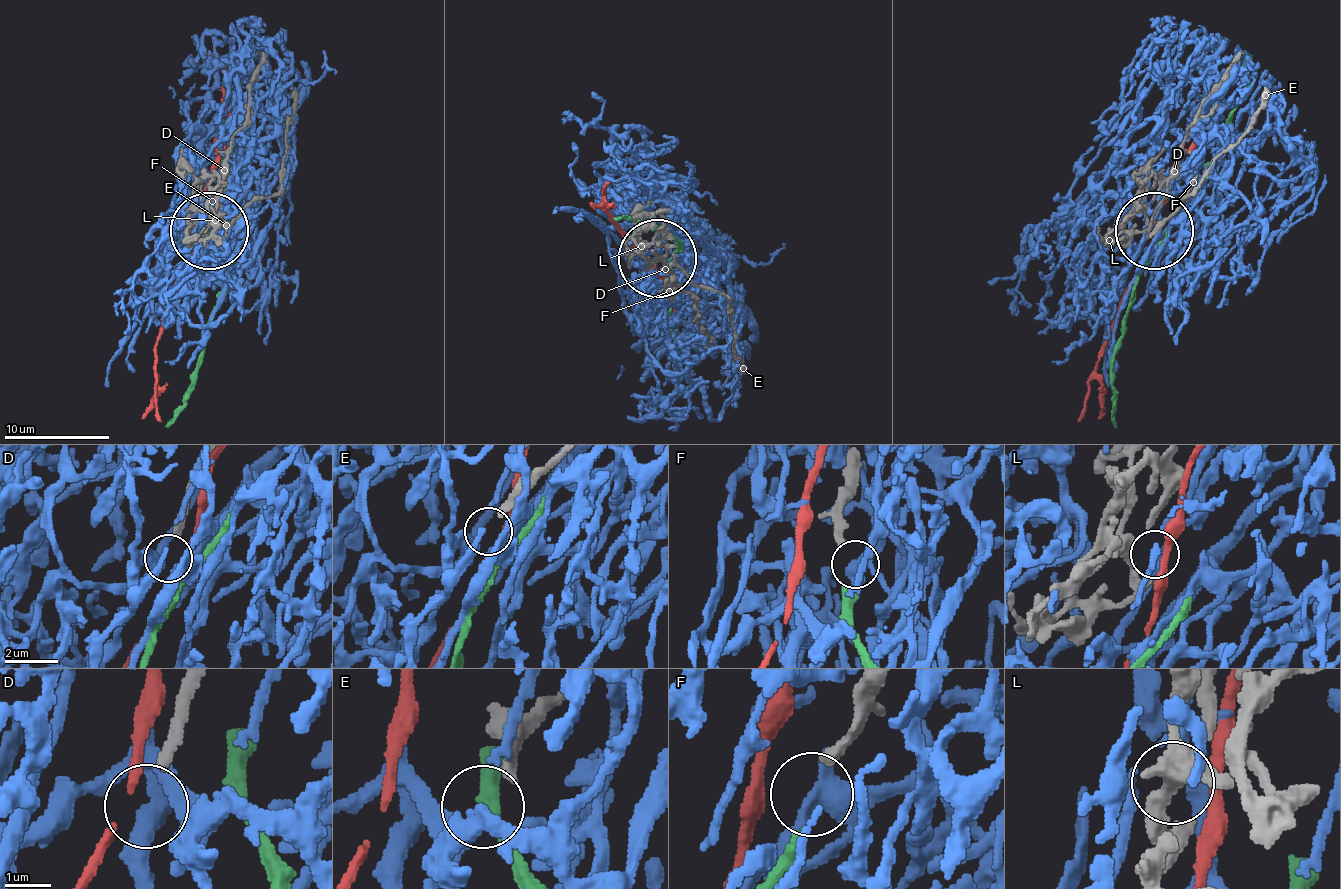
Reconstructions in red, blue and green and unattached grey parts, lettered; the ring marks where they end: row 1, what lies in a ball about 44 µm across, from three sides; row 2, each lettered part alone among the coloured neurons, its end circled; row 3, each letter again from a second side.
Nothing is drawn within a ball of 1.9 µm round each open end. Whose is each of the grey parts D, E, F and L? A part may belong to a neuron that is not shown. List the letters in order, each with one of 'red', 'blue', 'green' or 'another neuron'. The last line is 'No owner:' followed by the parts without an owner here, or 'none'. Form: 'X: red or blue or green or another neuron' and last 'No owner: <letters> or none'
D: another neuron
E: another neuron
F: green
L: blue
No owner: D, E

